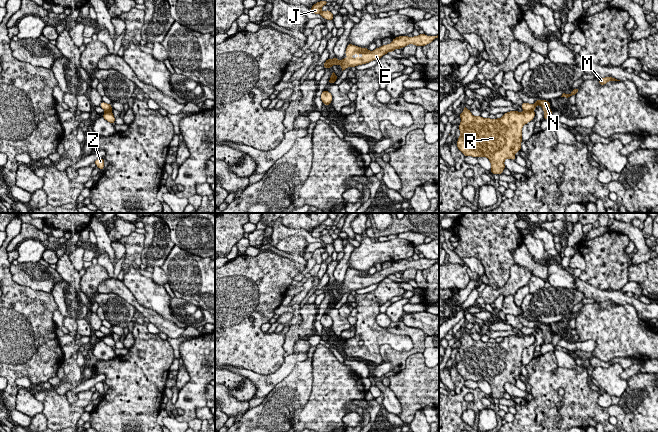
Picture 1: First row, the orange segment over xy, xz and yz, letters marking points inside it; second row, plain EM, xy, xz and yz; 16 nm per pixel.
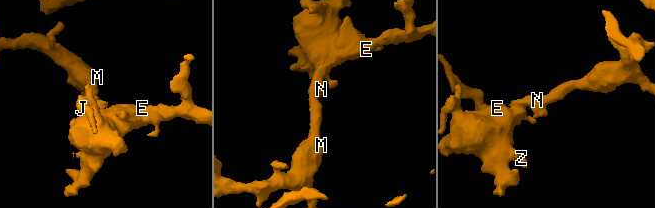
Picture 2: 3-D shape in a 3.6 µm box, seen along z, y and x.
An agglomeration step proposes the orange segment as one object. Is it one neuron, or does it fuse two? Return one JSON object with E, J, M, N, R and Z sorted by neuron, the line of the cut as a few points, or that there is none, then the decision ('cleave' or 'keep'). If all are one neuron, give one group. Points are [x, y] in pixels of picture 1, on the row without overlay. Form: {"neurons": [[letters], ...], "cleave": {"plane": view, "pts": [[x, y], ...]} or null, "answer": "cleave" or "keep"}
{"neurons": [["E", "J", "R", "Z"], ["M", "N"]], "cleave": {"plane": "yz", "pts": [[533, 333], [524, 335]]}, "answer": "cleave"}

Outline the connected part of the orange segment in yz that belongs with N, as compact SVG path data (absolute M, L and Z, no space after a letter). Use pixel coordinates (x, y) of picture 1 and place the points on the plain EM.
M537 323L537 325L534 328L529 328L529 327L522 327L521 332L524 335L532 335L536 332L537 329L540 329L544 335L544 344L548 344L551 343L552 341L552 335L550 333L550 326L547 324L541 324L541 323Z

